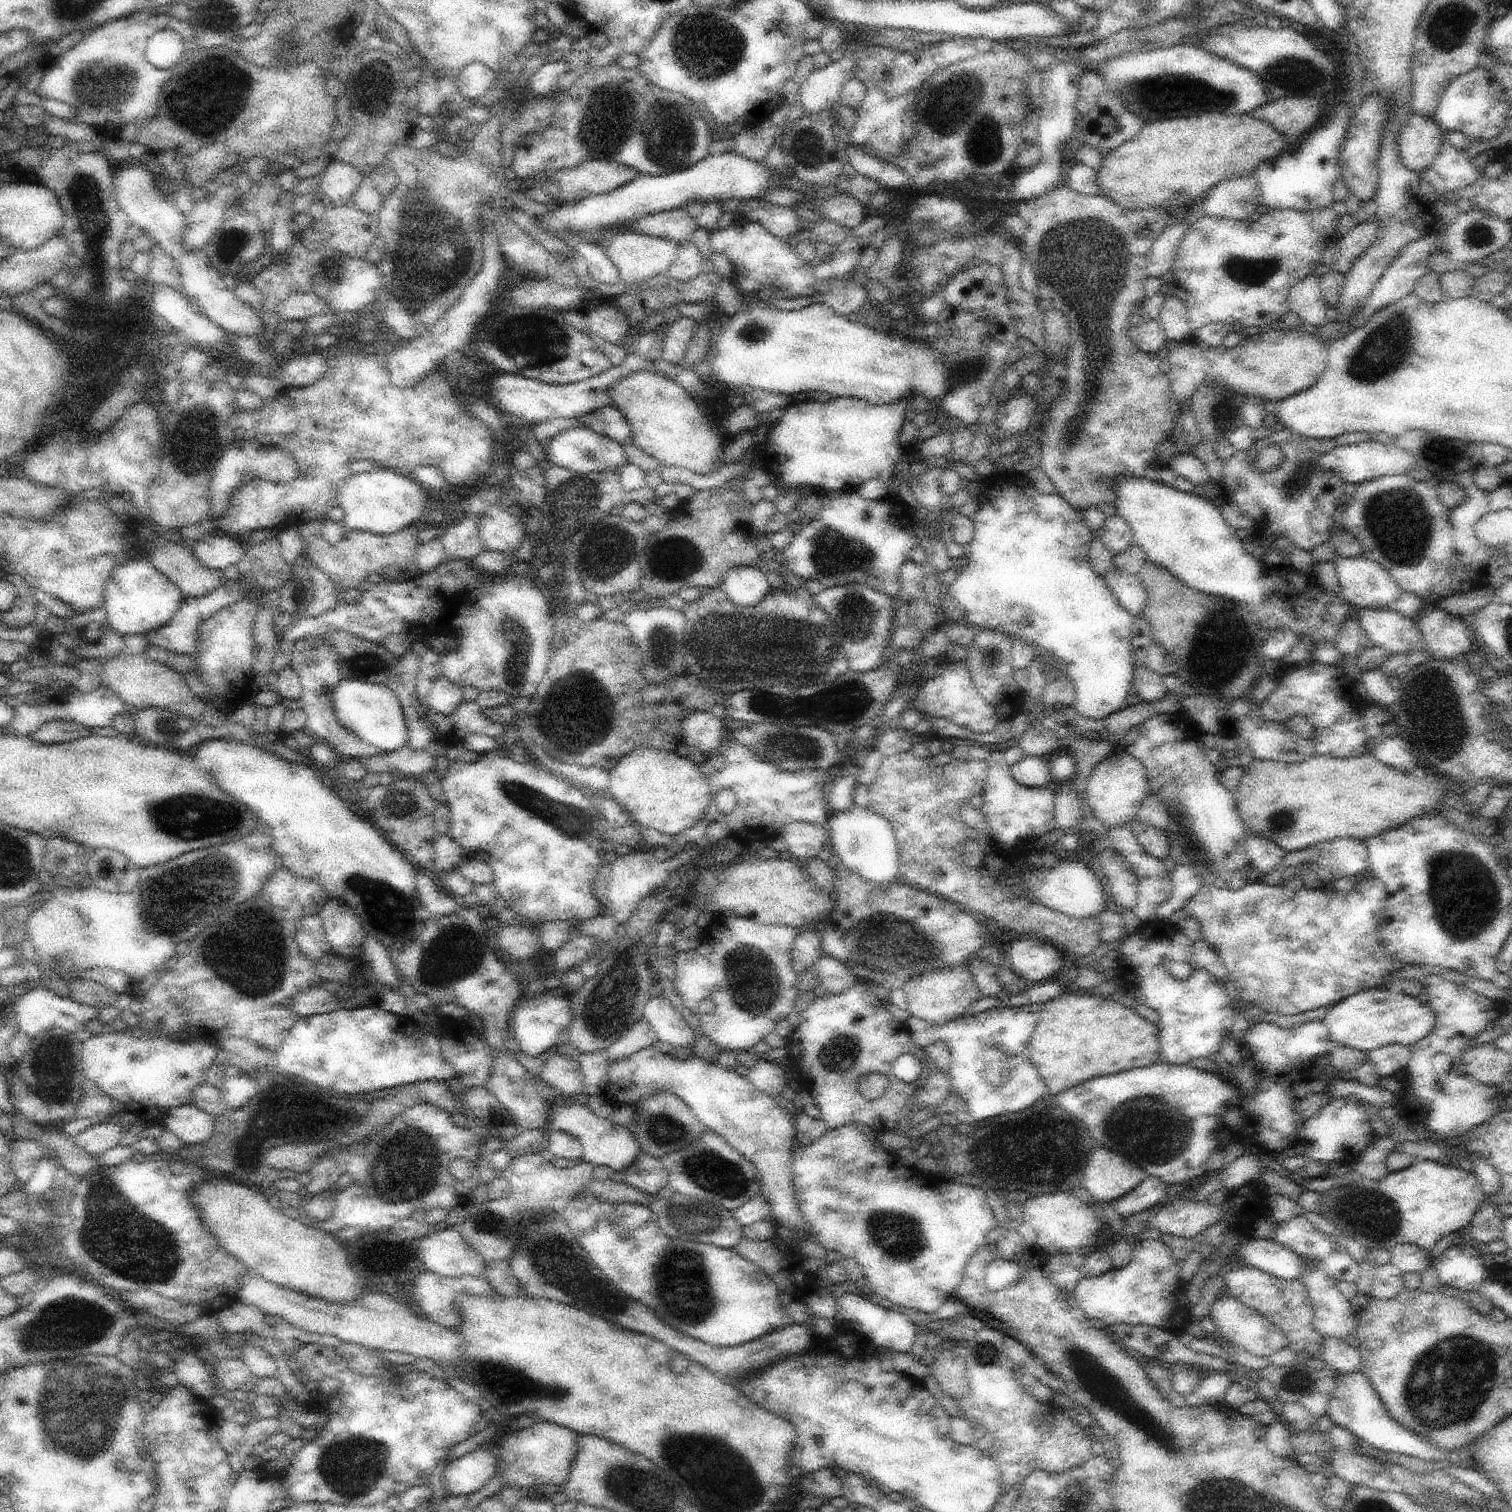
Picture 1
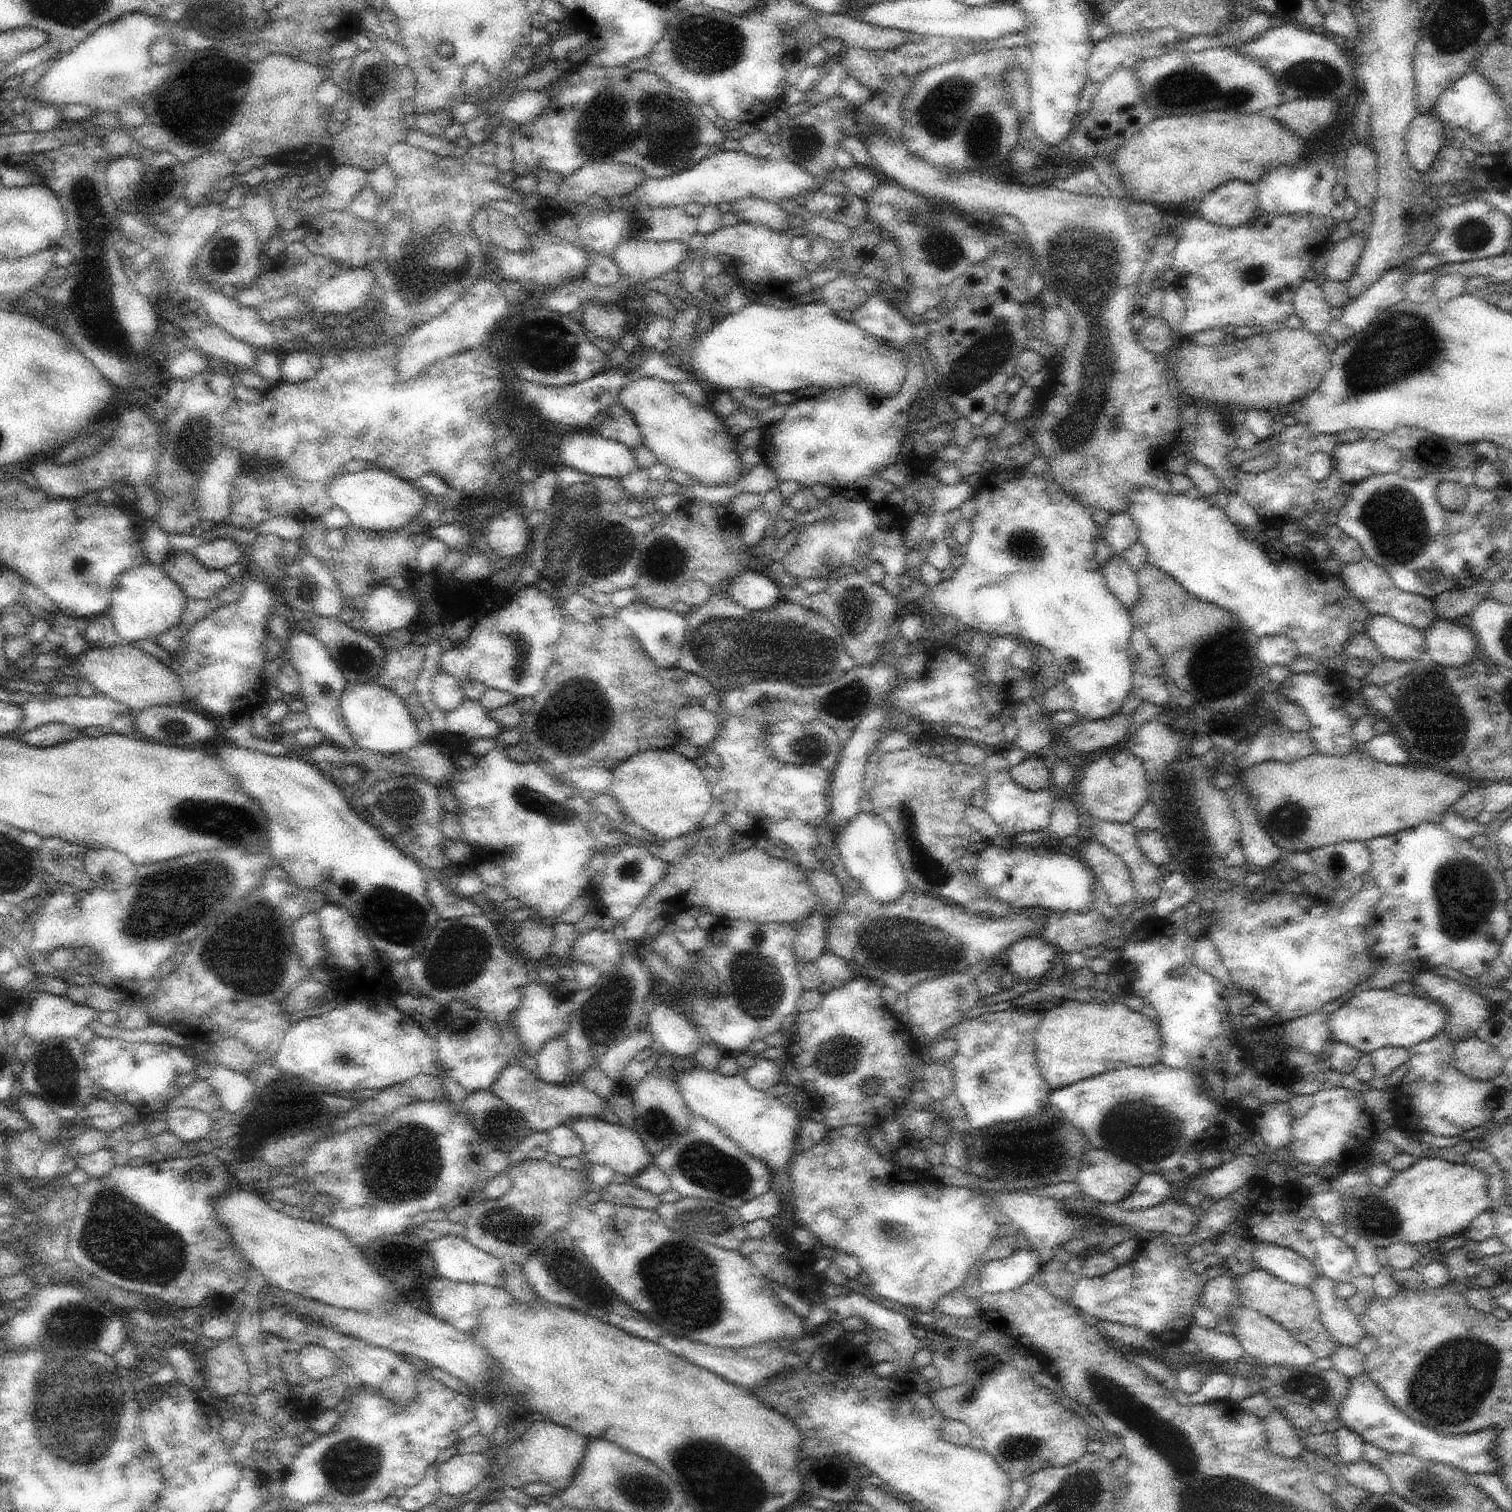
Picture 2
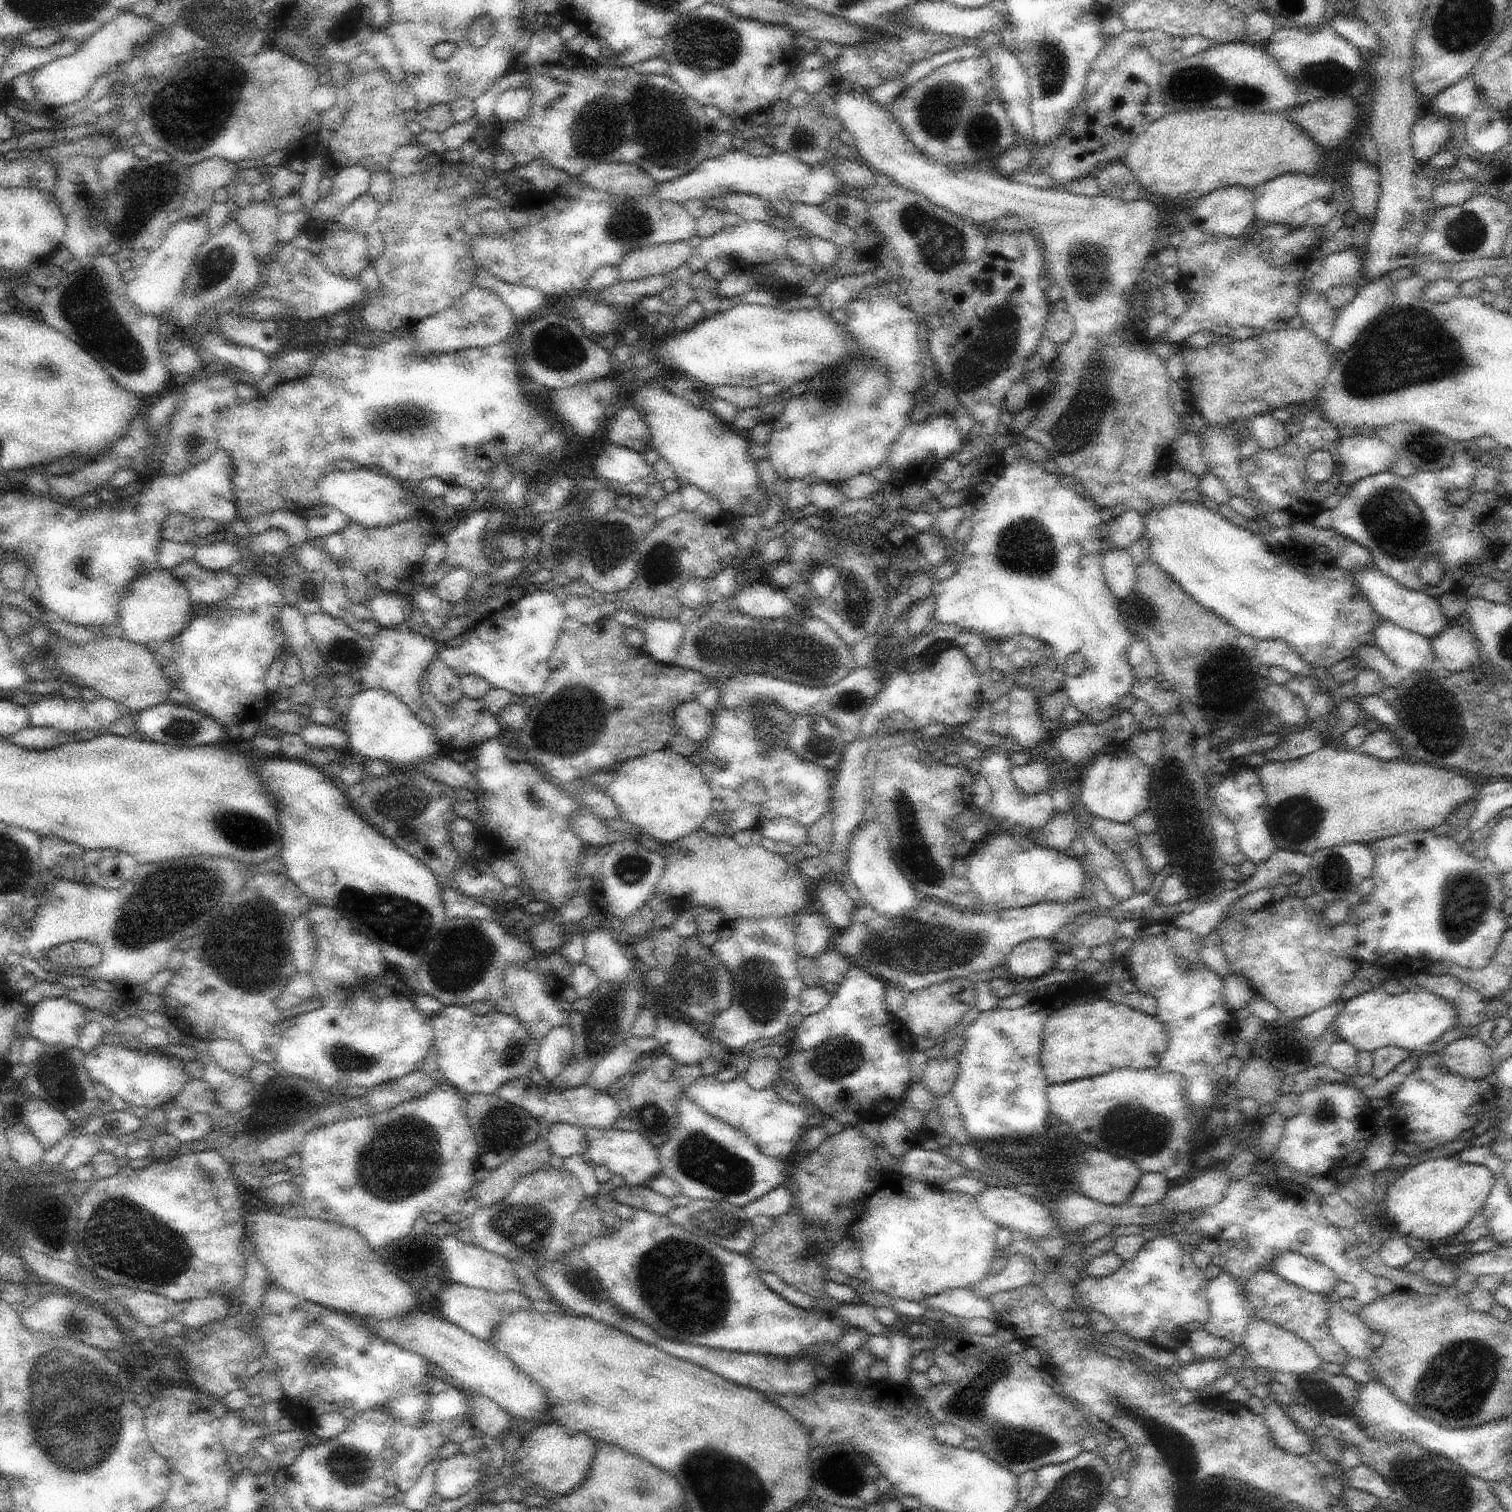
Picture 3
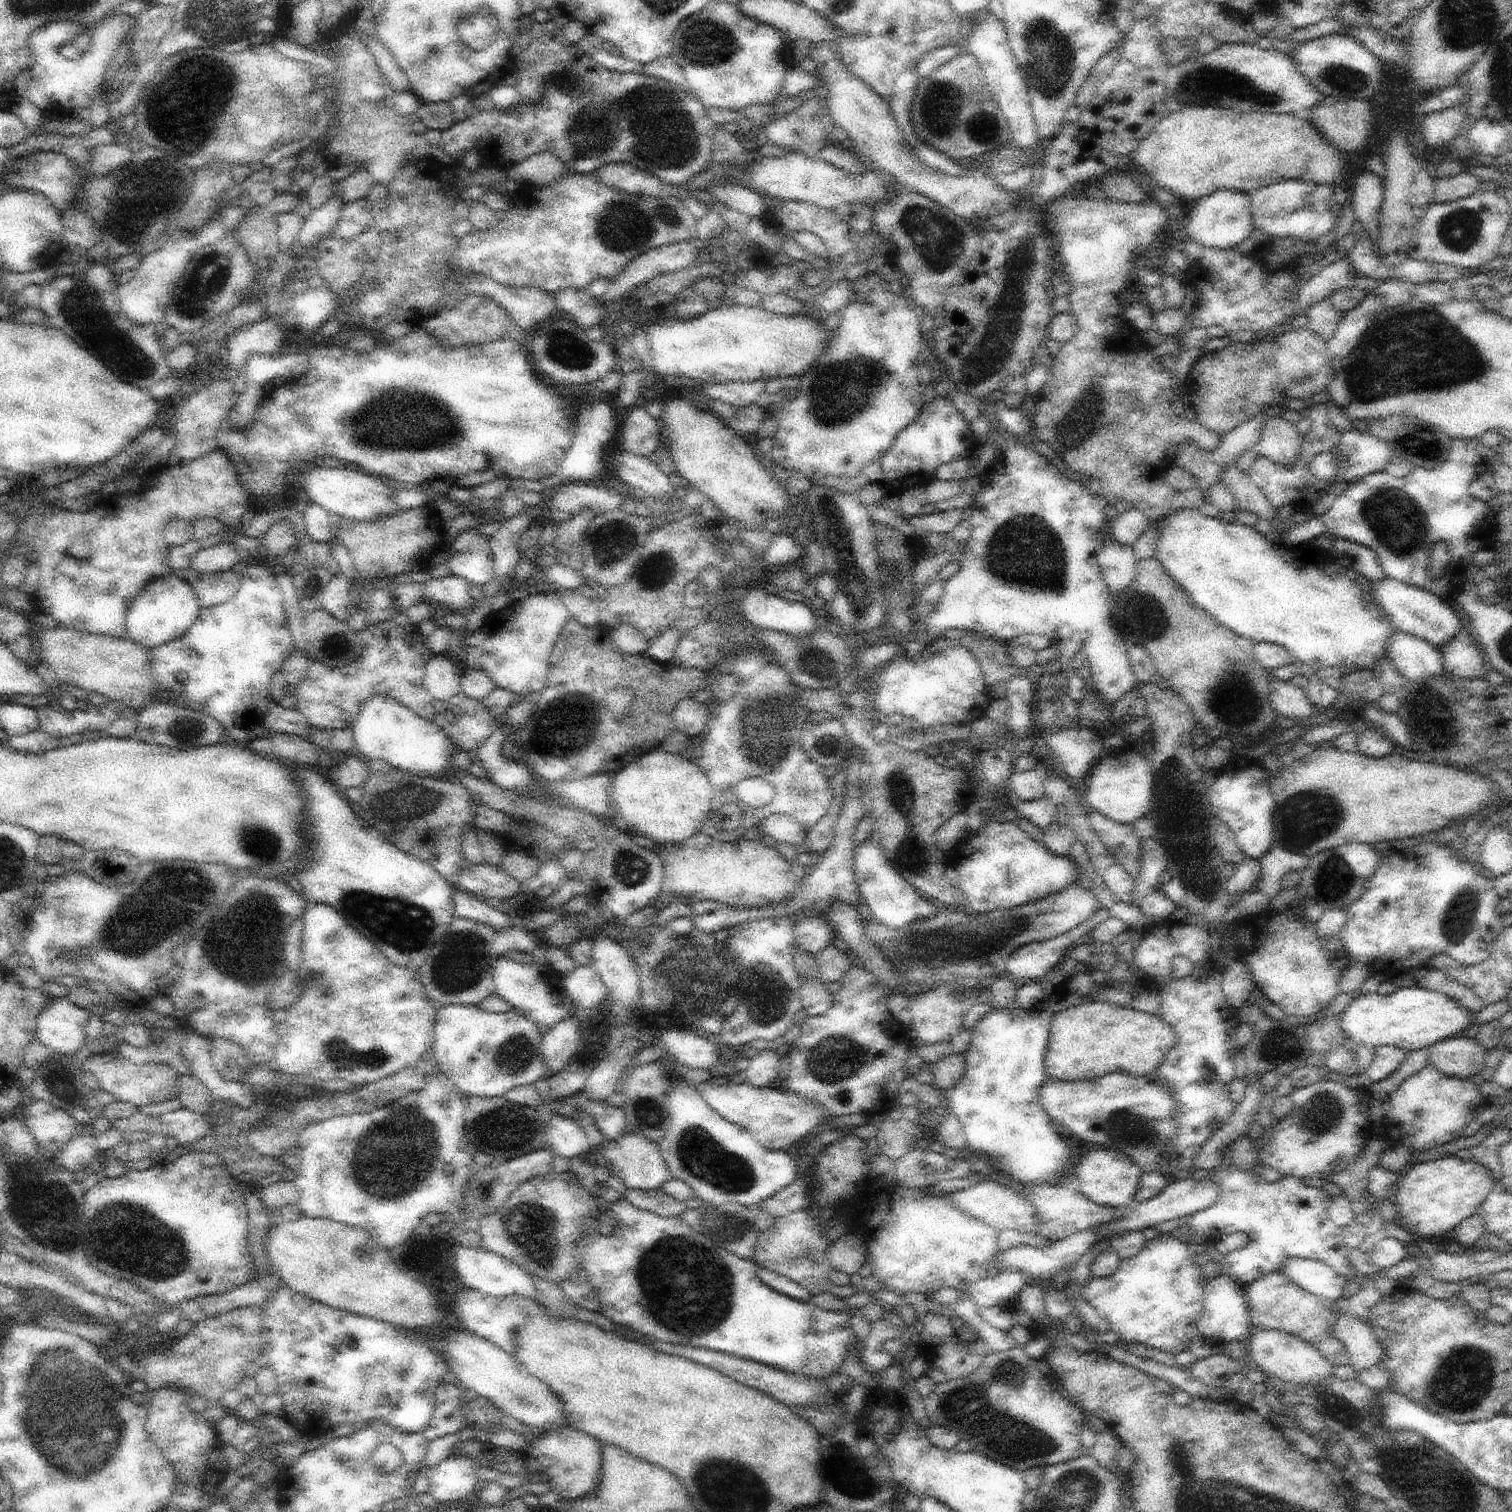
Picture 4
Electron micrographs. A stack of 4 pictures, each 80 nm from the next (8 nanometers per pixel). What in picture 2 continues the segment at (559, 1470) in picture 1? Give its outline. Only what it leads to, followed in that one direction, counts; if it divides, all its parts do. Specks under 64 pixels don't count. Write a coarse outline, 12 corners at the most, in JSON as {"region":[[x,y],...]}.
{"region":[[535,1422],[509,1442],[498,1472],[520,1489],[545,1482],[569,1488],[590,1439]]}

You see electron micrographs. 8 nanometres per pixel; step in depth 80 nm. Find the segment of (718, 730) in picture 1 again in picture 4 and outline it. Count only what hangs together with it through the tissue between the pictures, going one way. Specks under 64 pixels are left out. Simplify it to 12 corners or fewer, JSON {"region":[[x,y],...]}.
{"region":[[694,698],[680,700],[676,728],[690,738],[708,730],[710,712]]}

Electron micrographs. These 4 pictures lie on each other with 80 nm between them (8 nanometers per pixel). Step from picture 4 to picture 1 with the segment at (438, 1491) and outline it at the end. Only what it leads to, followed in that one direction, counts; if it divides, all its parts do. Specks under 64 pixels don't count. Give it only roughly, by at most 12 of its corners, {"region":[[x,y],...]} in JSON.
{"region":[[480,1447],[446,1463],[444,1488],[467,1496],[499,1473],[496,1456]]}

